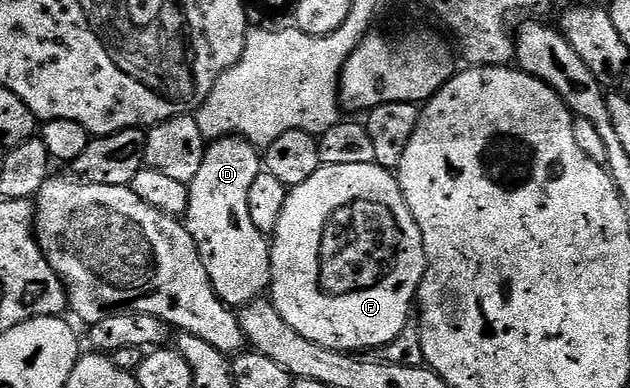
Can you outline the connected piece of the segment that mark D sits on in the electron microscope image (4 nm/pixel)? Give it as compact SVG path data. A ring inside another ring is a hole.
M229 135L220 138L219 141L211 142L205 148L202 167L198 167L198 175L194 175L192 184L188 186L188 212L186 214L188 230L198 247L198 255L202 255L202 267L206 267L206 275L210 275L210 283L214 287L214 291L220 296L220 300L229 307L243 307L252 301L263 298L269 292L272 283L272 250L270 248L269 238L262 231L258 231L258 227L254 227L253 221L250 220L250 187L254 183L254 179L258 179L261 171L261 150L257 146L251 145L249 141L244 140L243 137Z

